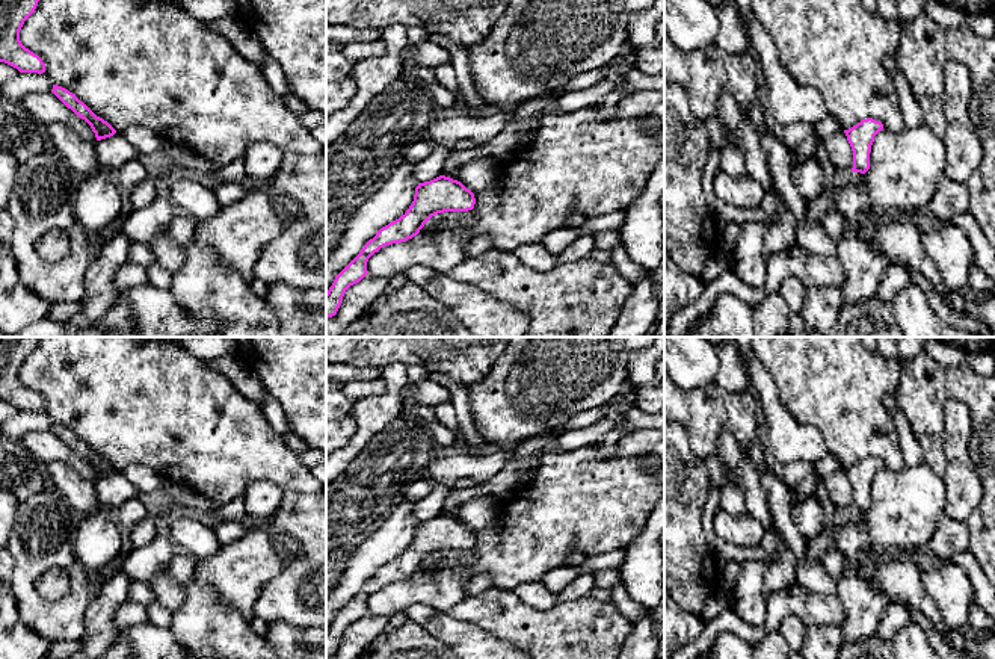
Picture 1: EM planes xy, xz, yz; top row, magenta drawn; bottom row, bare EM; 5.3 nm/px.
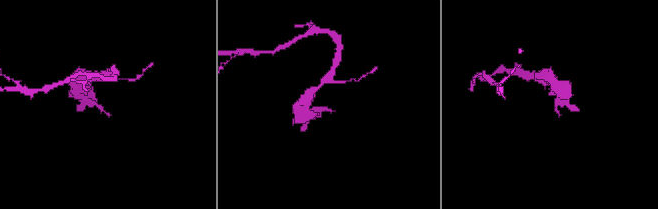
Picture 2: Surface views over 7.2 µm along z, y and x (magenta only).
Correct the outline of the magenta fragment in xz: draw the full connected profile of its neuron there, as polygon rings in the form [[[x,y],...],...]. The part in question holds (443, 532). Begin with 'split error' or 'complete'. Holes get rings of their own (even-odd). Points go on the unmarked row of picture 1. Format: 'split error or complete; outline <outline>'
complete; outline [[[439,514],[430,520],[418,521],[414,540],[399,558],[382,565],[361,591],[335,615],[326,630],[326,656],[337,653],[346,629],[359,621],[367,612],[368,597],[380,586],[406,580],[420,571],[424,562],[444,550],[468,550],[476,543],[474,532],[461,520]]]

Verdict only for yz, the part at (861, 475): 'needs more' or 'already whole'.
already whole

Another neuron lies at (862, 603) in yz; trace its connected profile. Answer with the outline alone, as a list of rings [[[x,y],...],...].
[[[868,568],[844,570],[836,582],[836,597],[846,614],[841,627],[844,642],[858,642],[874,635],[883,612],[892,605],[883,591],[877,591]]]

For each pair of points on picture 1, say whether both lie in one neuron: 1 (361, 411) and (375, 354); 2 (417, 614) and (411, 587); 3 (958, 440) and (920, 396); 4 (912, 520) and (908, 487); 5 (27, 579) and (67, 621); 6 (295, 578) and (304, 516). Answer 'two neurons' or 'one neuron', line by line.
1: two neurons
2: two neurons
3: two neurons
4: one neuron
5: one neuron
6: one neuron

